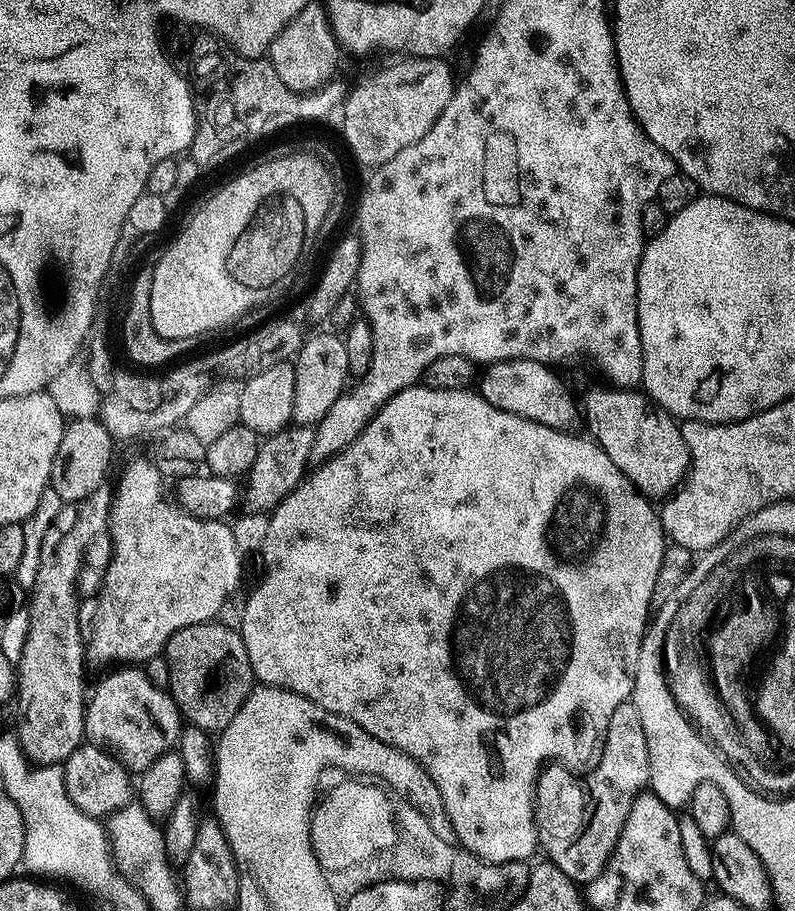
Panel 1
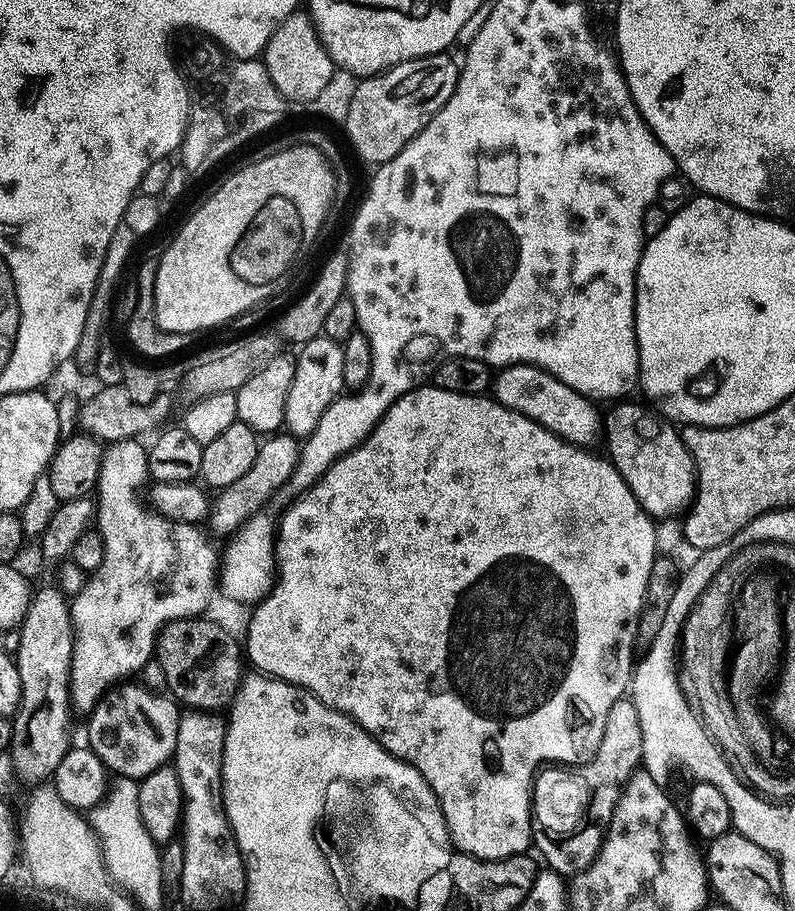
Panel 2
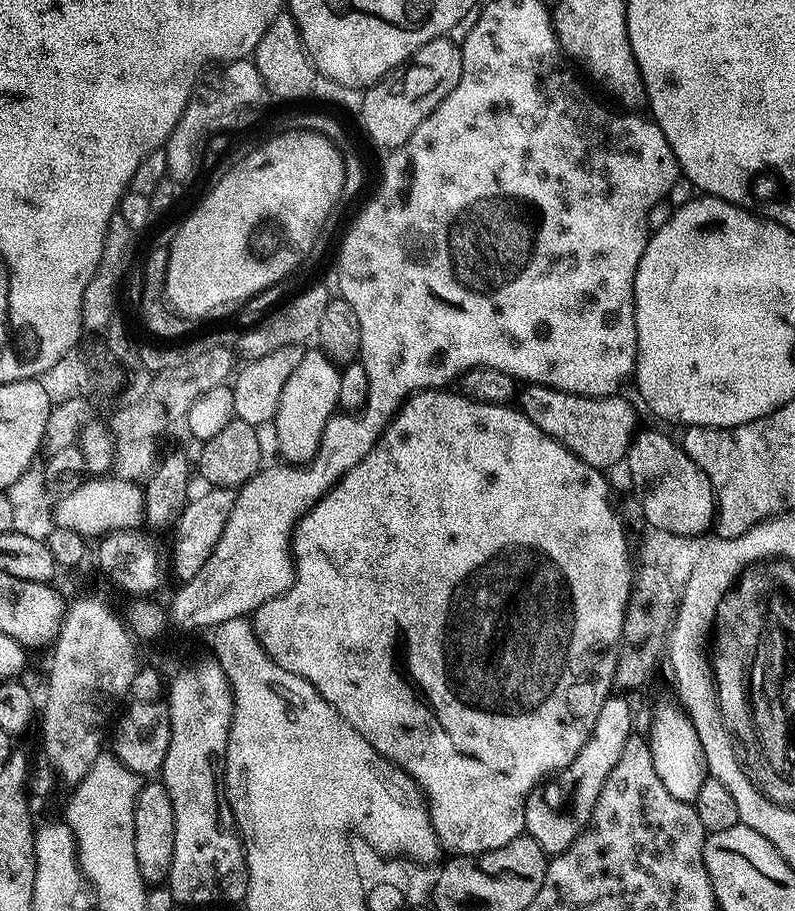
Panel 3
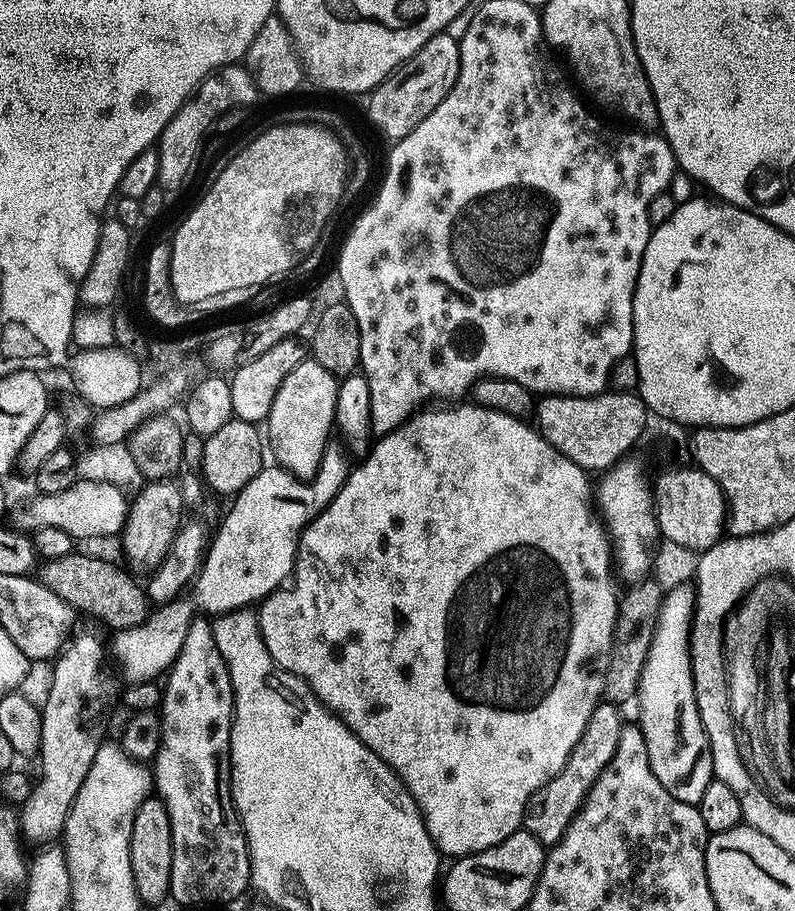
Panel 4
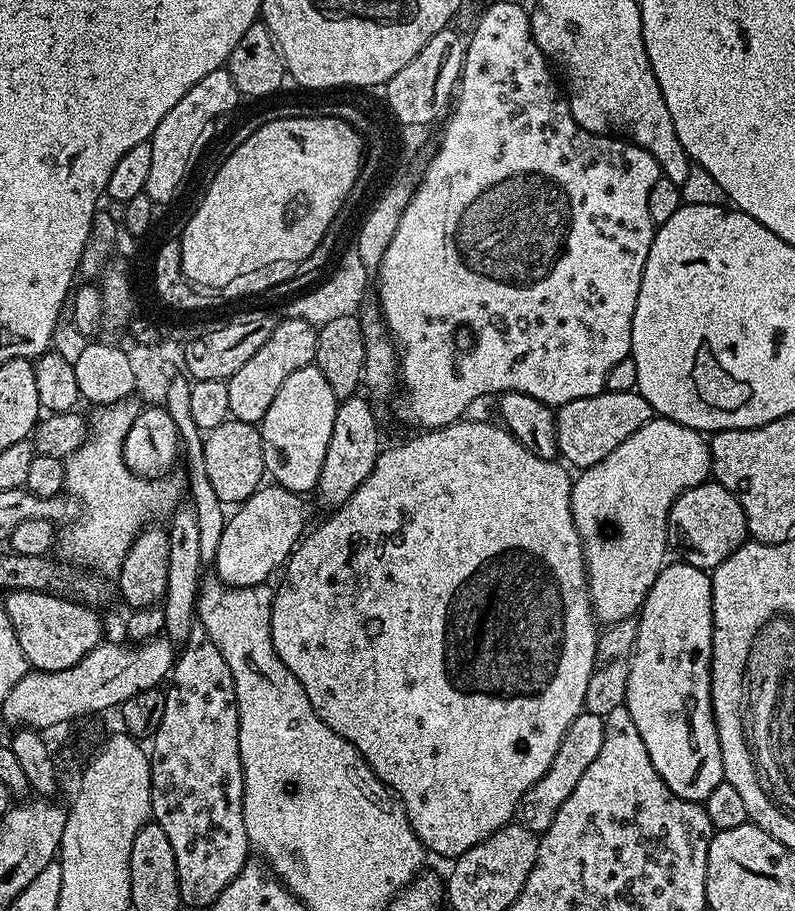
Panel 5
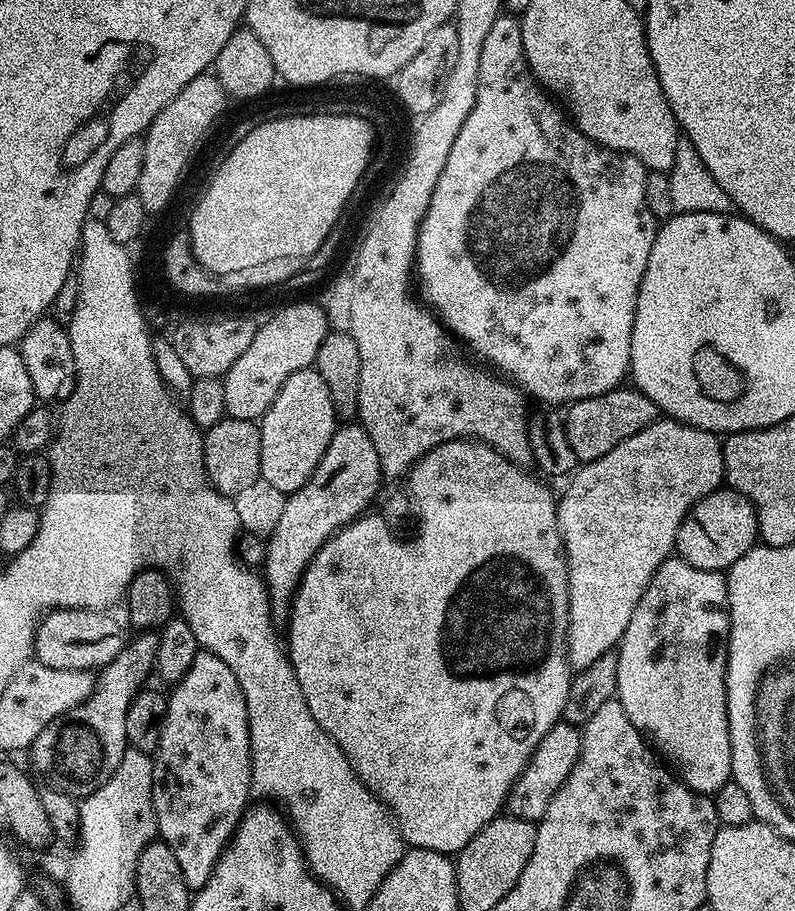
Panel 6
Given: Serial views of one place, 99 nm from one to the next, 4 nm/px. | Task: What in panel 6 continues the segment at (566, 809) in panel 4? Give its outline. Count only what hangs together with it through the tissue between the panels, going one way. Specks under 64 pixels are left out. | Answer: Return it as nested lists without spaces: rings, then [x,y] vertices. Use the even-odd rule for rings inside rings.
[[[571,722],[555,724],[538,742],[534,754],[528,760],[528,765],[514,782],[508,795],[506,812],[509,816],[517,816],[523,820],[539,822],[546,814],[546,806],[550,806],[550,798],[558,794],[558,790],[566,782],[570,770],[574,770],[574,762],[578,762],[580,753],[580,738],[582,732]]]

